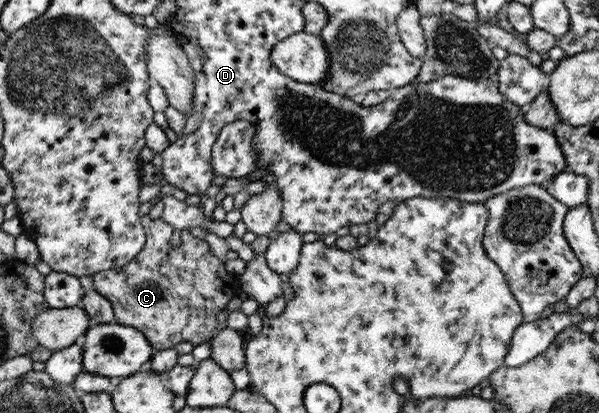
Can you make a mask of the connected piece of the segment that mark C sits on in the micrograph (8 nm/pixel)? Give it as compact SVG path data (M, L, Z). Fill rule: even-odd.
M148 215L142 217L142 225L148 235L145 247L122 268L93 274L93 289L110 301L117 323L142 330L155 352L175 347L182 341L195 346L209 341L218 331L218 314L242 291L240 279L214 256L209 242L195 237L188 228L178 230L164 219L152 220Z

